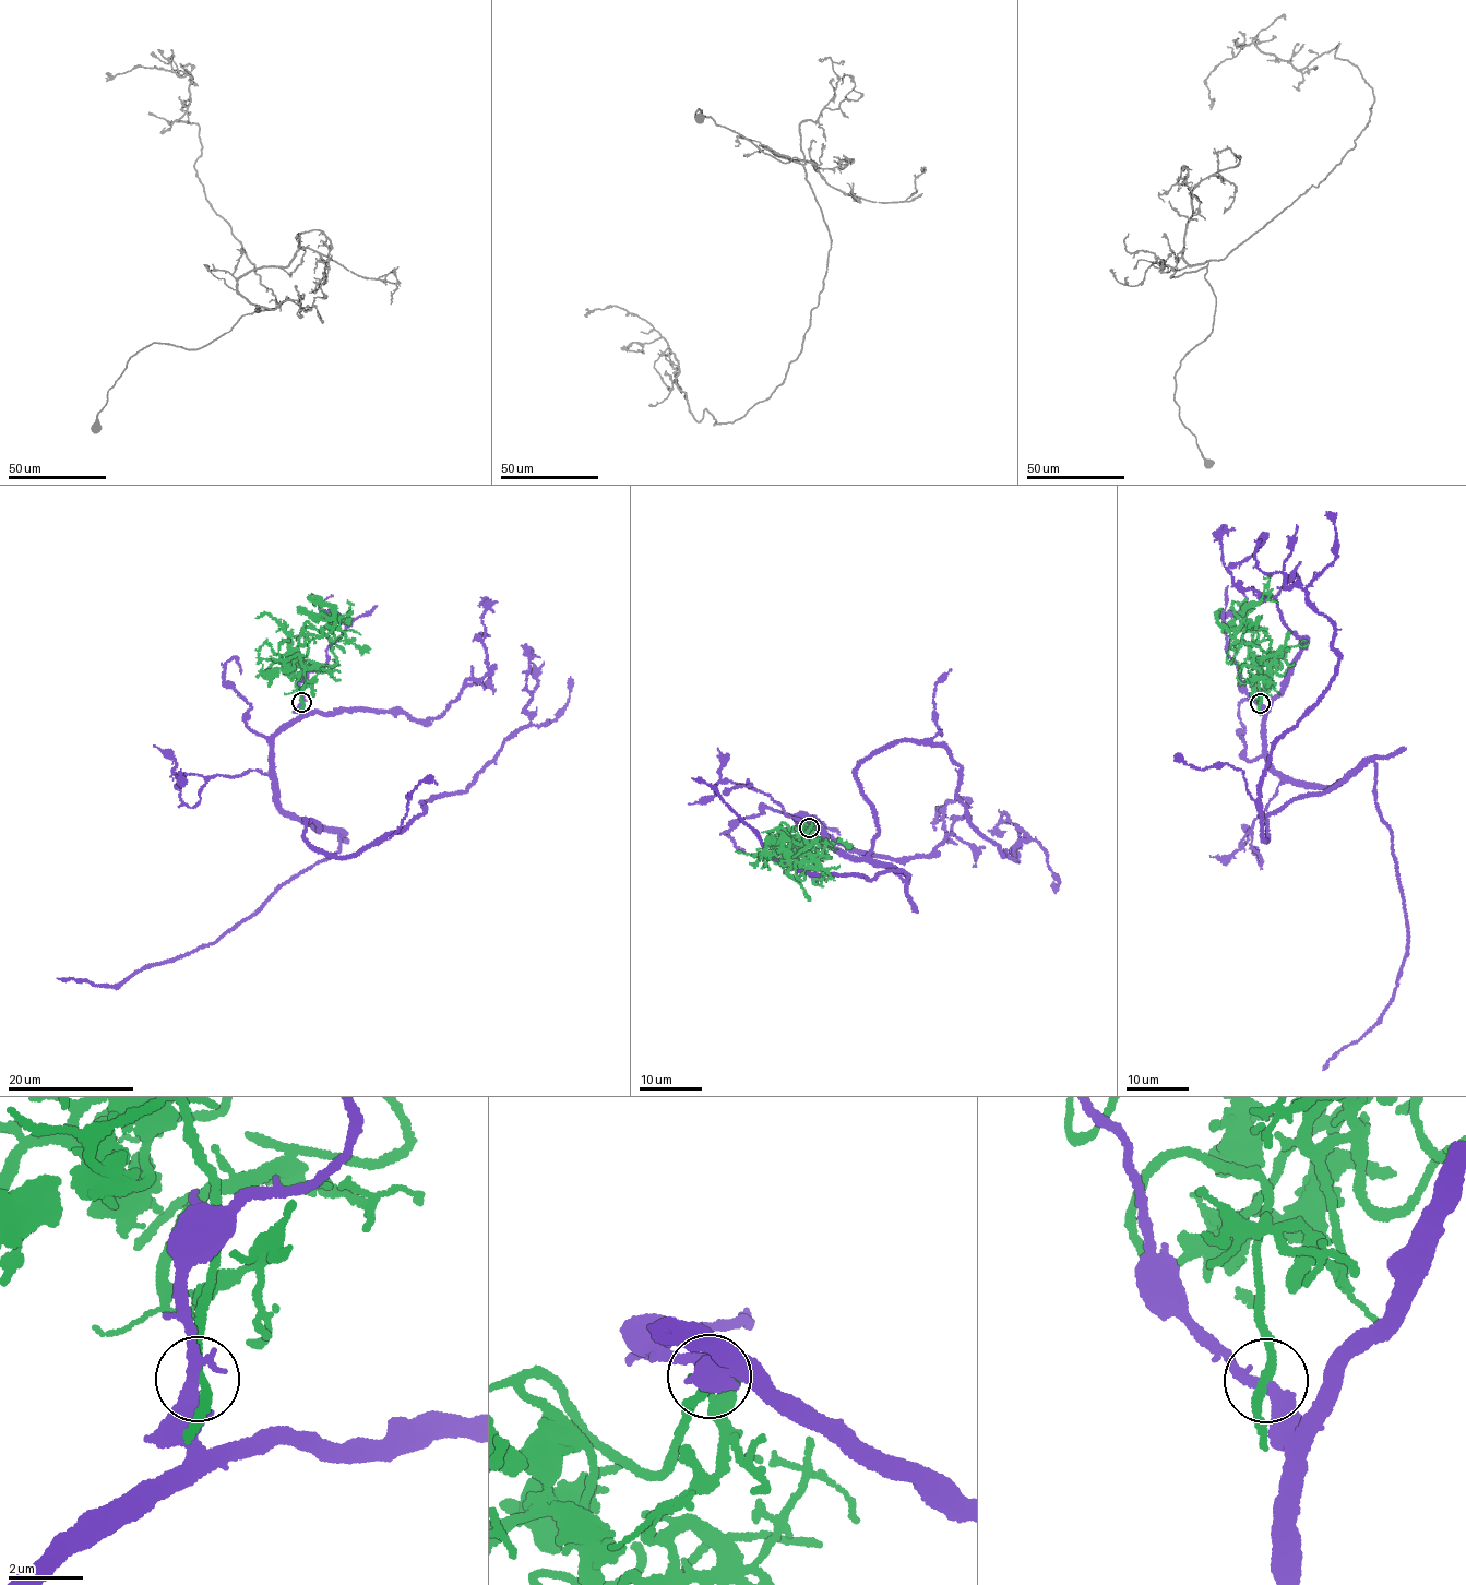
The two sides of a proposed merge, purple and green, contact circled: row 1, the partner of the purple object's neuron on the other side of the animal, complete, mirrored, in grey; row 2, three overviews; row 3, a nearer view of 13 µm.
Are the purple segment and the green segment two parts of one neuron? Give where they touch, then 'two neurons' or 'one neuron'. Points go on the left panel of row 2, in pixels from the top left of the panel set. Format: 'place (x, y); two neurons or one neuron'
place (301, 702); two neurons

